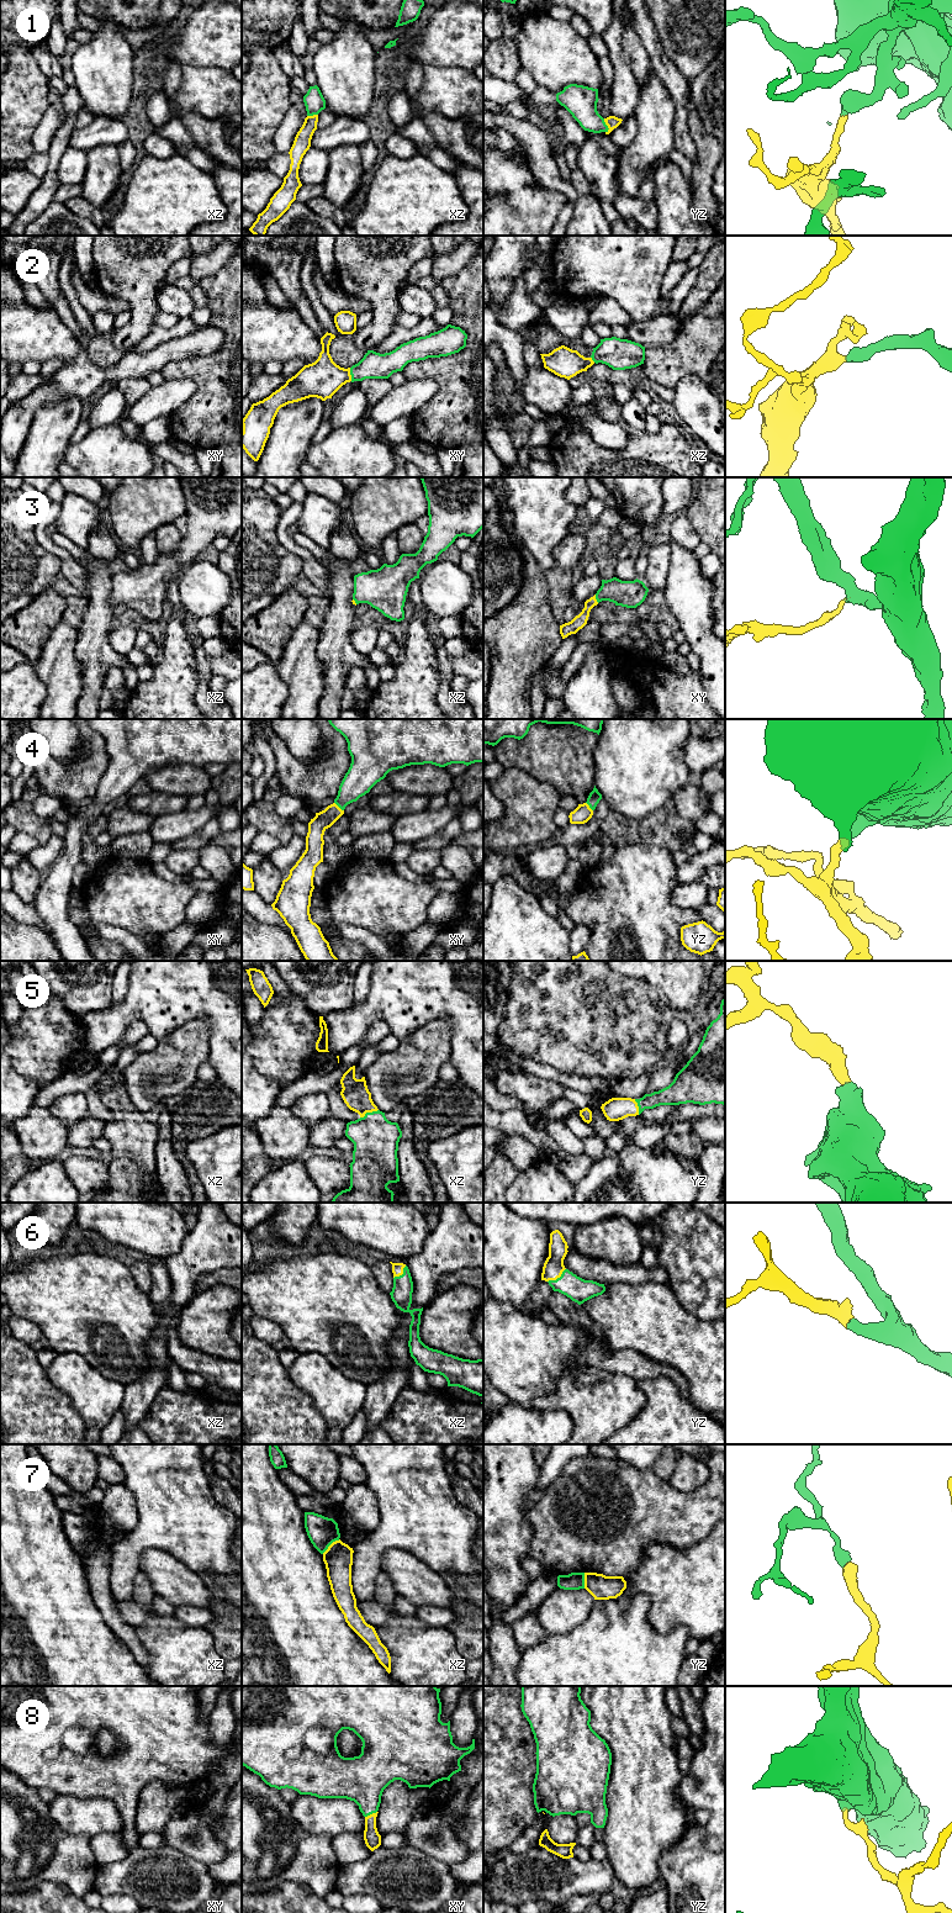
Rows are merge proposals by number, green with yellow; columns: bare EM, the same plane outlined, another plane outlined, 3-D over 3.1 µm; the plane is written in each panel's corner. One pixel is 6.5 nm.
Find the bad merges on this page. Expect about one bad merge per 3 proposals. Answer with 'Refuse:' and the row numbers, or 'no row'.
Refuse: 7

